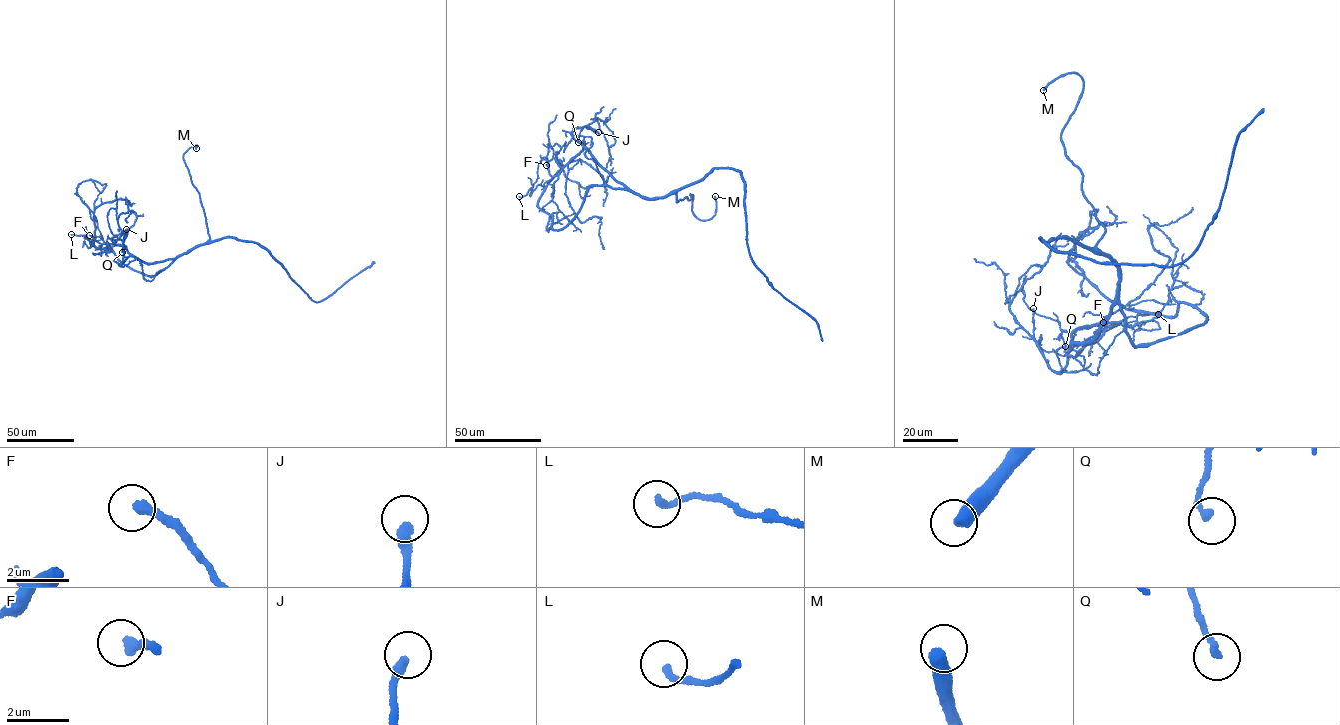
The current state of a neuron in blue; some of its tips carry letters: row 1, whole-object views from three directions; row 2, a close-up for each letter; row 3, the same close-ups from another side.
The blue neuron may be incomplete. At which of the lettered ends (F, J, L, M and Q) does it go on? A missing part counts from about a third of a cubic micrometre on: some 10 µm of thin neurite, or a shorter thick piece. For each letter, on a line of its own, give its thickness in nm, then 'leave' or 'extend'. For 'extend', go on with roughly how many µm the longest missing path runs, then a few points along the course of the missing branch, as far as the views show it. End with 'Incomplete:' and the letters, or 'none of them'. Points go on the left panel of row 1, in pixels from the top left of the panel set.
F: 320 nm | extend | 8 µm
J: 300 nm | leave
L: 220 nm | leave
M: 480 nm | extend | 10 µm
Q: 220 nm | leave
Incomplete: F, M

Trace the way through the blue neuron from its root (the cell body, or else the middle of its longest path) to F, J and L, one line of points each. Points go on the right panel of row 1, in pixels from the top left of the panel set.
F: (1117, 267), (1118, 289), (1096, 333), (1078, 345), (1071, 340), (1078, 329), (1121, 324), (1105, 327), (1103, 322)
J: (1117, 267), (1121, 275), (1113, 306), (1092, 339), (1071, 346), (1060, 371), (1049, 367), (1034, 337), (1033, 308)
L: (1117, 267), (1118, 289), (1096, 333), (1078, 345), (1071, 340), (1078, 329), (1121, 324), (1100, 333), (1158, 314)

